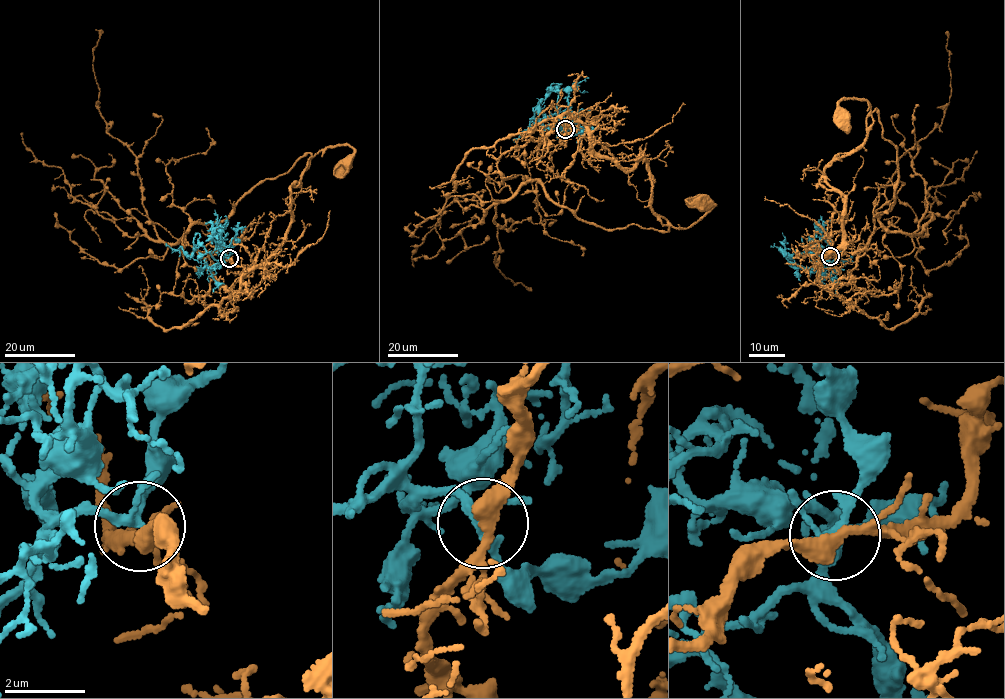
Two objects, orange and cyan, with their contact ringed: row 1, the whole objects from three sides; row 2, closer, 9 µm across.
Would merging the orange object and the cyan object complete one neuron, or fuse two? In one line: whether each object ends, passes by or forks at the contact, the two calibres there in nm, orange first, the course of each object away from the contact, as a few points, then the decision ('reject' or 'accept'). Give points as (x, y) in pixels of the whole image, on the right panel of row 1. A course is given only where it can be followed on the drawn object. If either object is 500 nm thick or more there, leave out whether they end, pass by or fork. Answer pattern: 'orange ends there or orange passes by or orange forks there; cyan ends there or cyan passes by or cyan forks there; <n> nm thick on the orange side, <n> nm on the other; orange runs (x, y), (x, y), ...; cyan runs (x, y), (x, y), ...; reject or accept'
orange passes by; cyan forks there; 360 nm thick on the orange side, 190 nm on the other; orange runs (830, 257), (813, 266), (843, 232), (842, 196), (825, 169), (863, 141), (869, 105), (845, 98), (842, 116); cyan runs (830, 256), (814, 267), (796, 268), (793, 265), (819, 272), (836, 258), (846, 261), (853, 254); reject

